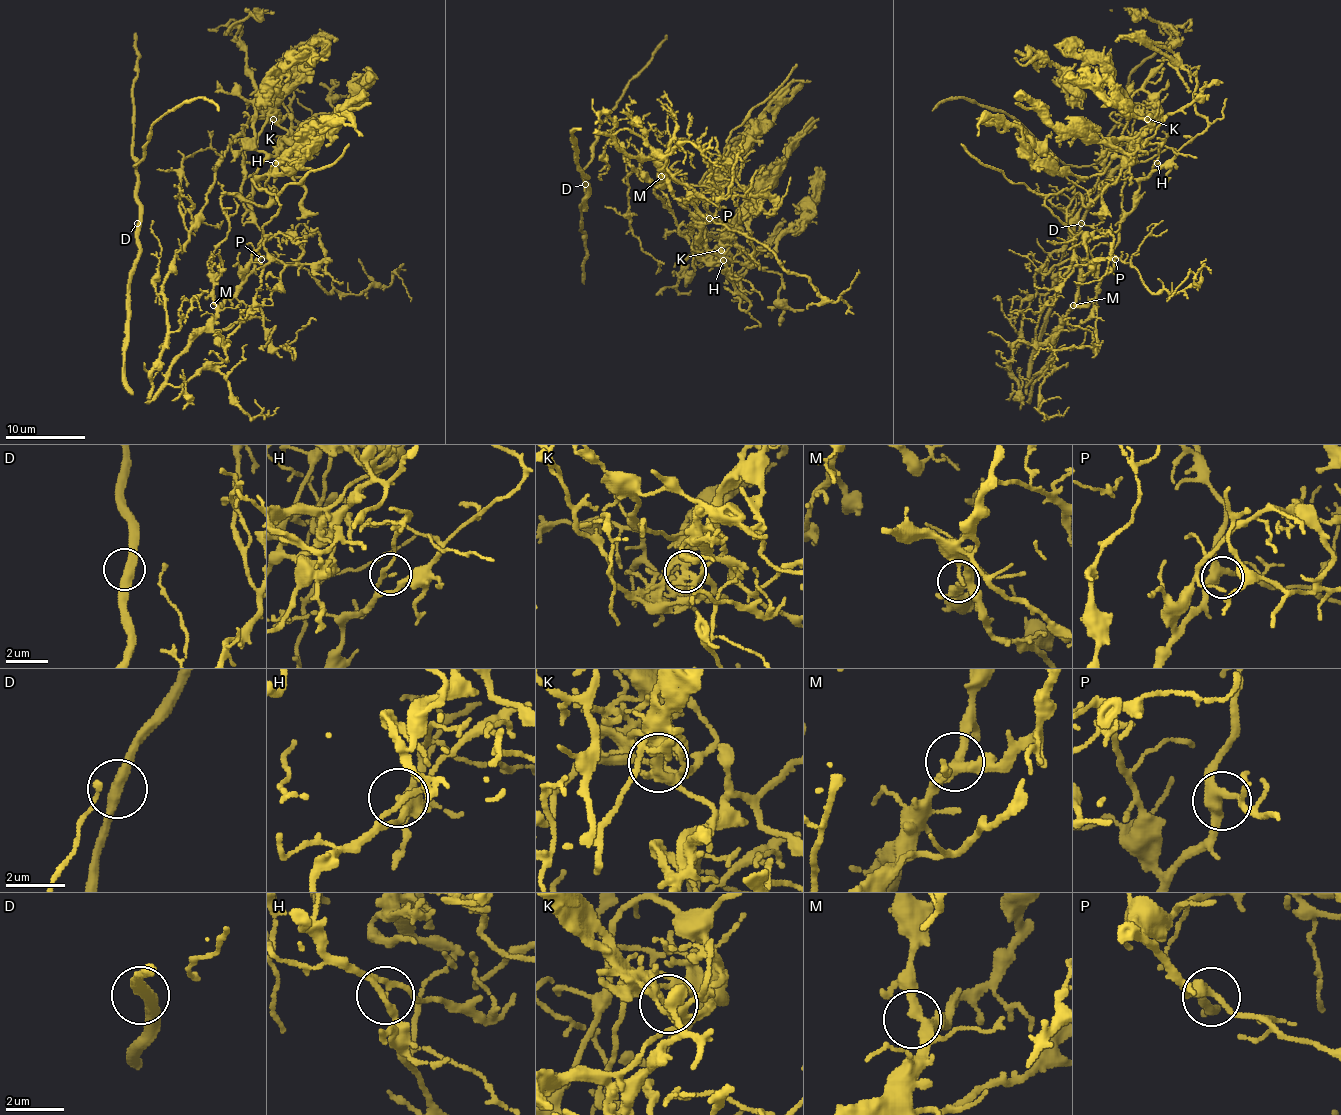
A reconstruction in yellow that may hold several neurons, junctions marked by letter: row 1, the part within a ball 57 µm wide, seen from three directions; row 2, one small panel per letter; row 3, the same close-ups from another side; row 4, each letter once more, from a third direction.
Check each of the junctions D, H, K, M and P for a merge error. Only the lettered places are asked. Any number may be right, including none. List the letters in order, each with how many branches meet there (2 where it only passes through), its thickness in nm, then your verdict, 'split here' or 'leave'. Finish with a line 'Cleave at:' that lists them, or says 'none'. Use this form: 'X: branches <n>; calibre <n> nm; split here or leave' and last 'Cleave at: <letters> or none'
D: branches 2; calibre 400 nm; leave
H: branches 2; calibre 160 nm; leave
K: branches 3; calibre 280 nm; split here
M: branches 3; calibre 280 nm; leave
P: branches 3; calibre 320 nm; leave
Cleave at: K

